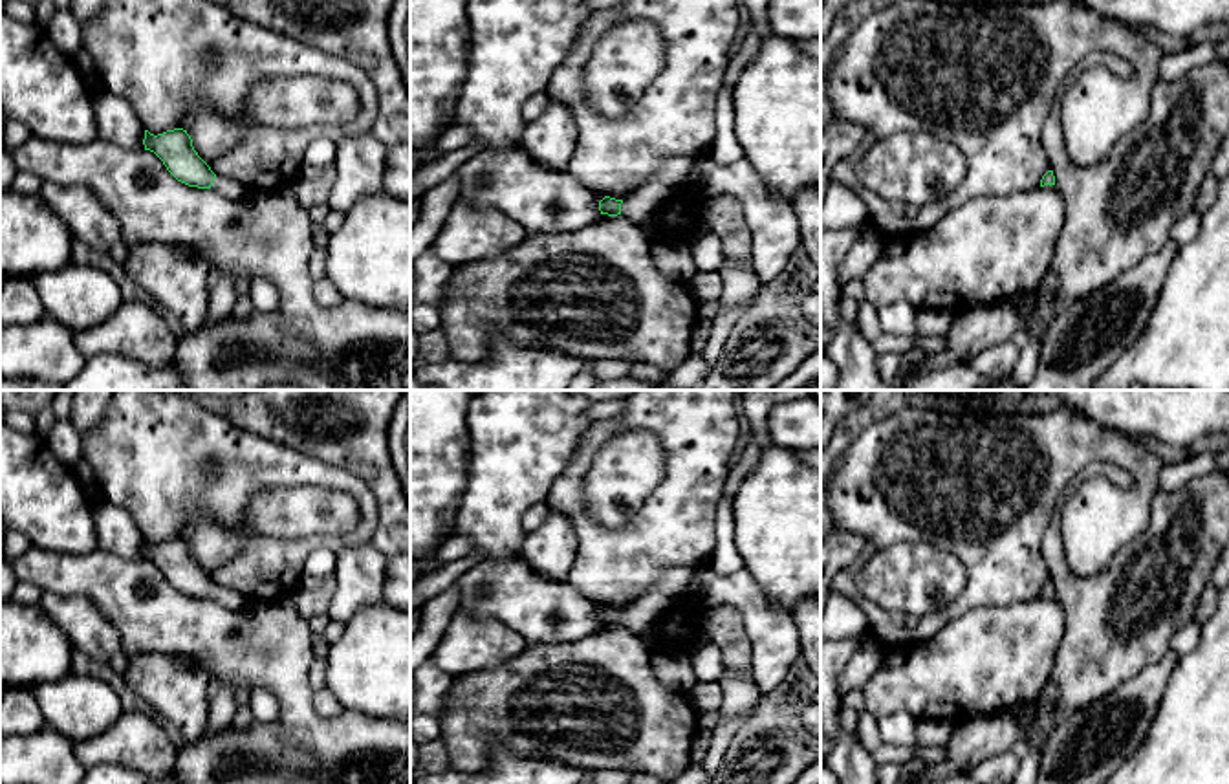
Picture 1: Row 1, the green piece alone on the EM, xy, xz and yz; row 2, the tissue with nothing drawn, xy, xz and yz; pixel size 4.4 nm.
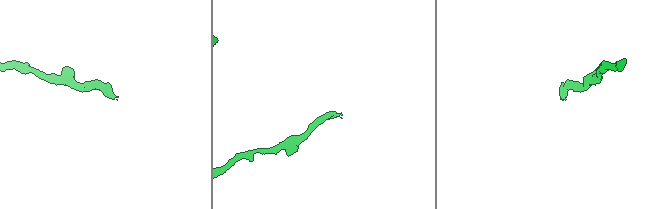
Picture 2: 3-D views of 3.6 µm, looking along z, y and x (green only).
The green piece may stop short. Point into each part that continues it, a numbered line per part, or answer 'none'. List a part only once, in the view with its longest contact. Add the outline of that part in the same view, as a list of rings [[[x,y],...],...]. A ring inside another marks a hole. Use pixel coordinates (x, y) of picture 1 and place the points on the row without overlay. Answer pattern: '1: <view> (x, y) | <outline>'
1: xy (228, 598) | [[[218,586],[214,588],[212,601],[220,603],[229,610],[242,610],[249,601],[231,588]]]

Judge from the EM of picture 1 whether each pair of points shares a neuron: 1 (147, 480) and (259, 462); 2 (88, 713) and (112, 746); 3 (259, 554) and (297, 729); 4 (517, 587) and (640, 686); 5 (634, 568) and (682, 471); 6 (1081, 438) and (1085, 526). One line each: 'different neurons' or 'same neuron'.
1: same neuron
2: different neurons
3: different neurons
4: different neurons
5: same neuron
6: same neuron

